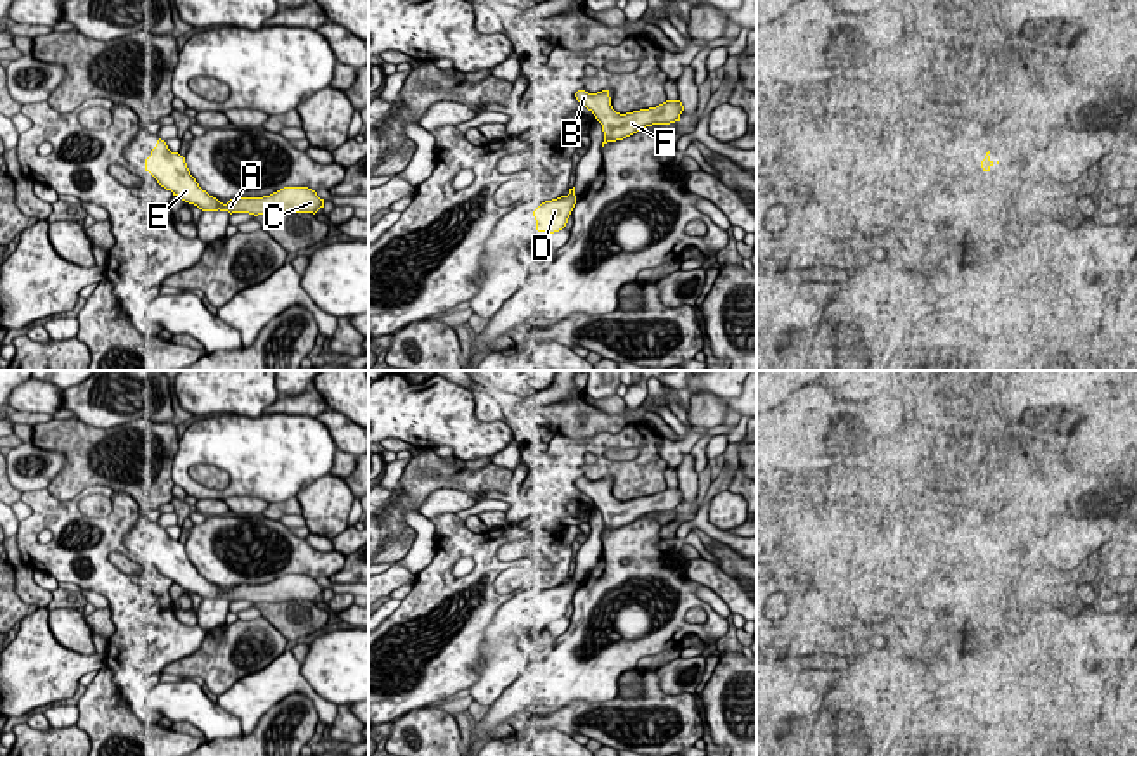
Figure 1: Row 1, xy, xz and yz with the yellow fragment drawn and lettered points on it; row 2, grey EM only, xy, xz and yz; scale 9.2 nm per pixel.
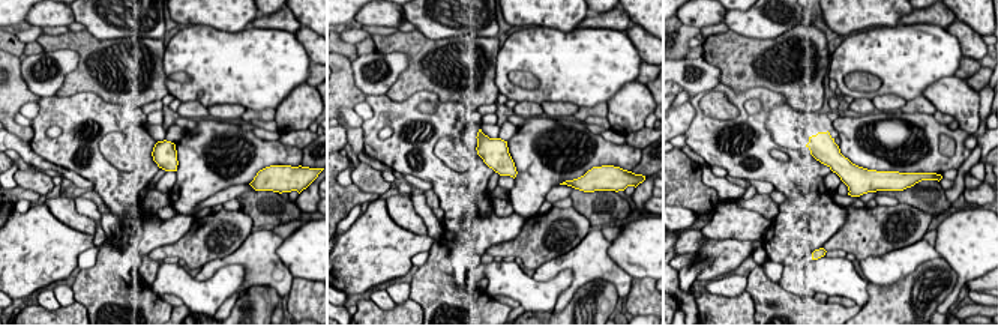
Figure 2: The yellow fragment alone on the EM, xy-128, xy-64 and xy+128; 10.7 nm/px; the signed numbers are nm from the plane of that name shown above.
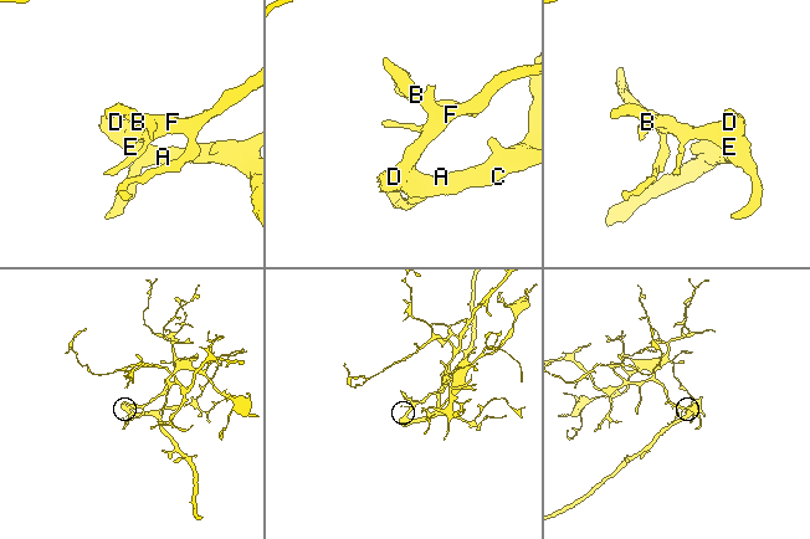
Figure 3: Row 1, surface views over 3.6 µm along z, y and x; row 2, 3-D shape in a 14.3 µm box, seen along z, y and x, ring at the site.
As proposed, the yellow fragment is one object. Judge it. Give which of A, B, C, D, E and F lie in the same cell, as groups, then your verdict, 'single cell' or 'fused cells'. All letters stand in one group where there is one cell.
A B C D E F | single cell

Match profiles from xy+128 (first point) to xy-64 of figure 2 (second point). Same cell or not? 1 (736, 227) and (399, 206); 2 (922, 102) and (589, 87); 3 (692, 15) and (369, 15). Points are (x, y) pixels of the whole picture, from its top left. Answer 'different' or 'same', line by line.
1: same
2: different
3: same

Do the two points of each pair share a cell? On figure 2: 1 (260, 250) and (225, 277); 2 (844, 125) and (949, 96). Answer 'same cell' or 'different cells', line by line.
1: different cells
2: different cells

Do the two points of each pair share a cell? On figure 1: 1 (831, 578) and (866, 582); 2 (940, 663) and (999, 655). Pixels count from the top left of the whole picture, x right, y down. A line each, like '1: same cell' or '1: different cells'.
1: different cells
2: same cell

